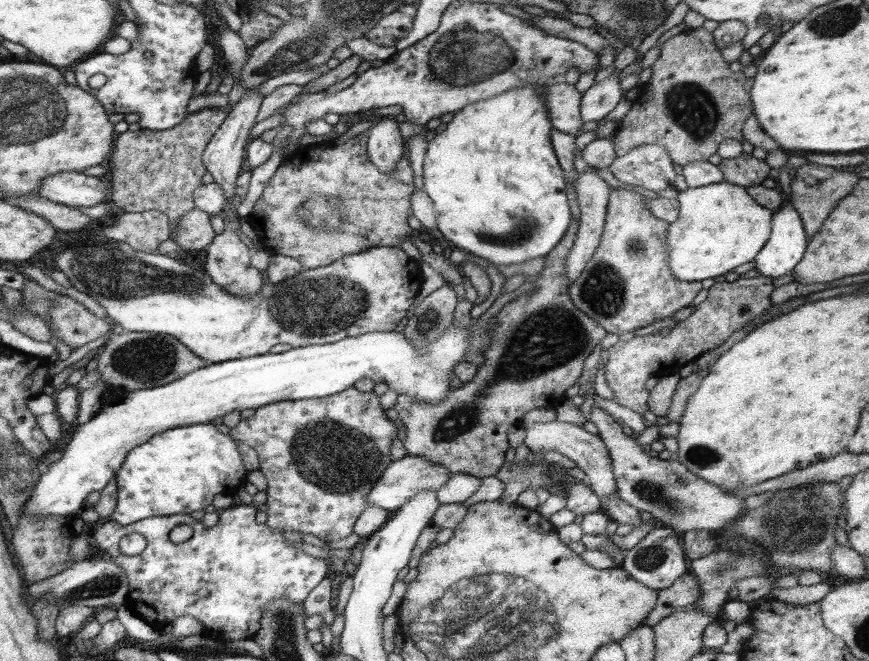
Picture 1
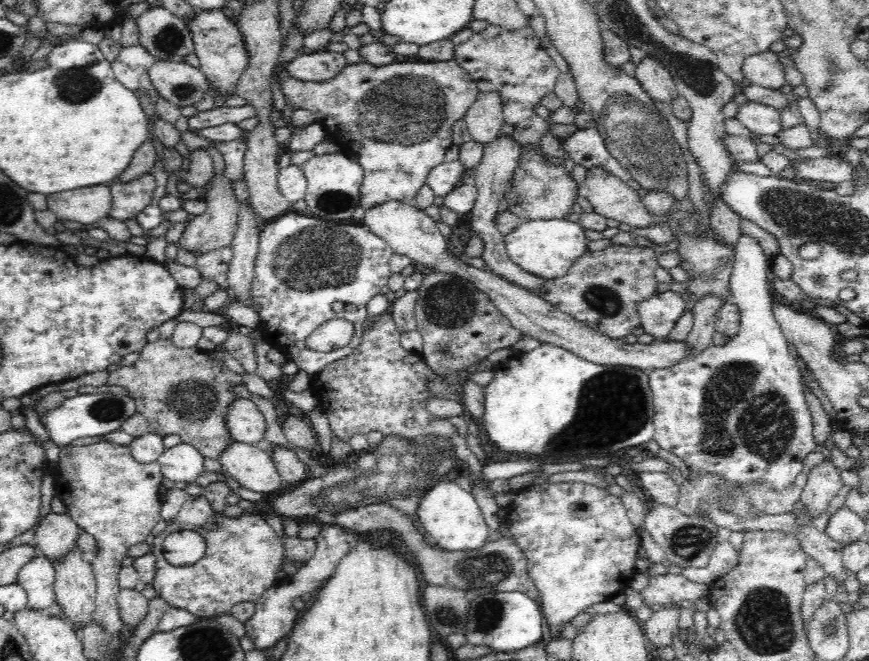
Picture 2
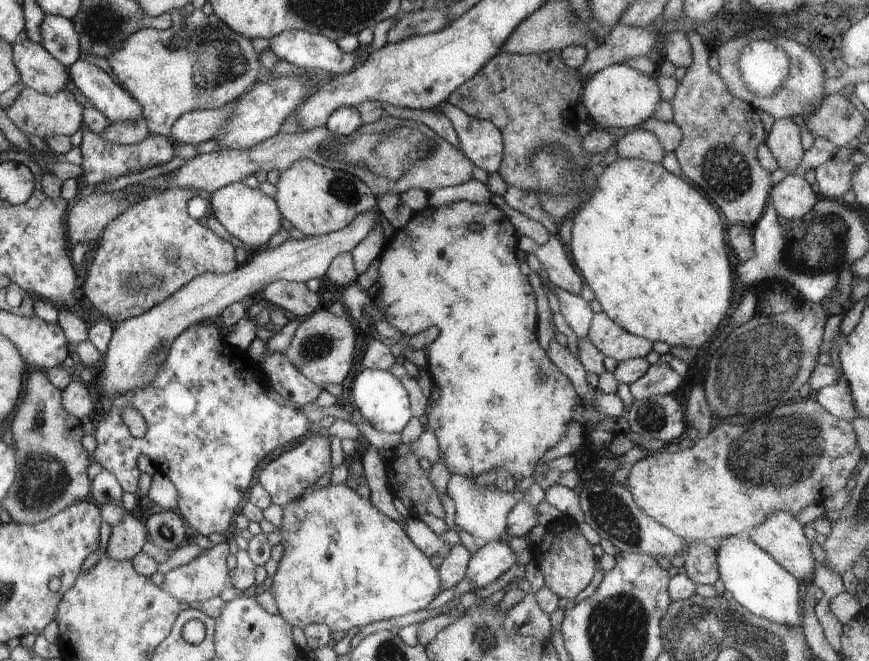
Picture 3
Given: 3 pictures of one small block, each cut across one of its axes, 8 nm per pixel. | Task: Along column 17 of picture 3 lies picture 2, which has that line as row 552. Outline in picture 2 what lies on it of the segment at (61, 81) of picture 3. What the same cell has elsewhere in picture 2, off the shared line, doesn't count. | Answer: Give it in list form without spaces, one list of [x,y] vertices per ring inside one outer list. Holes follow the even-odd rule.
[[[50,514],[38,524],[36,532],[36,548],[50,560],[50,562],[62,562],[70,550],[78,546],[80,526],[70,520],[70,516],[62,514]]]

